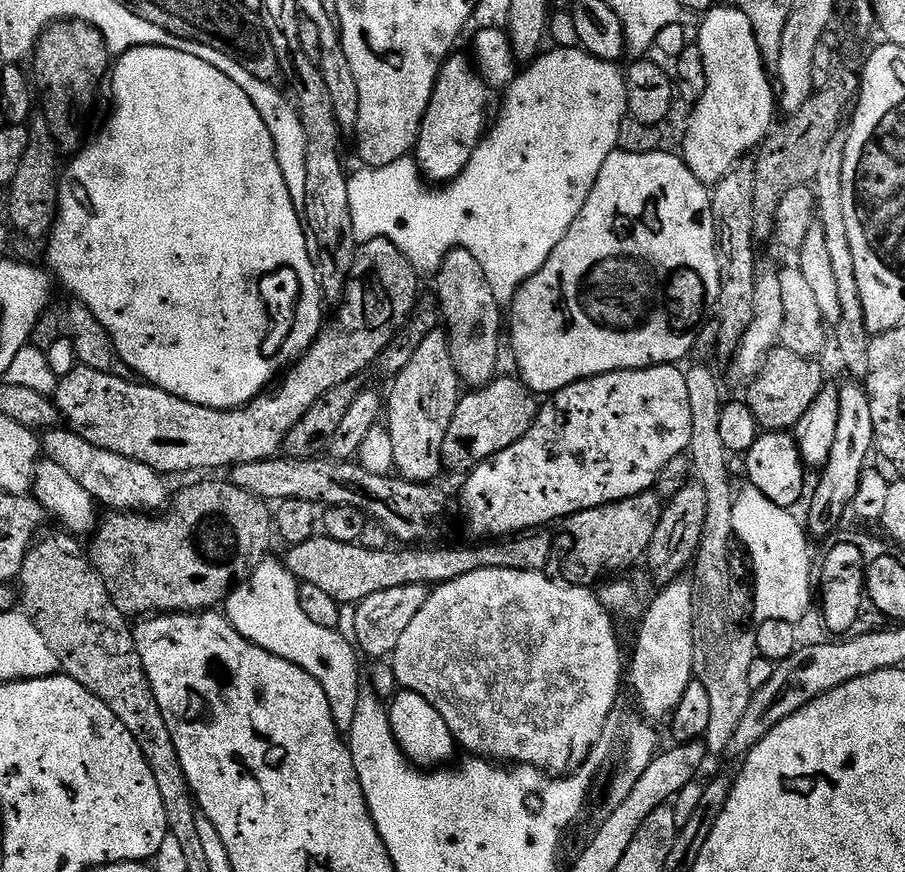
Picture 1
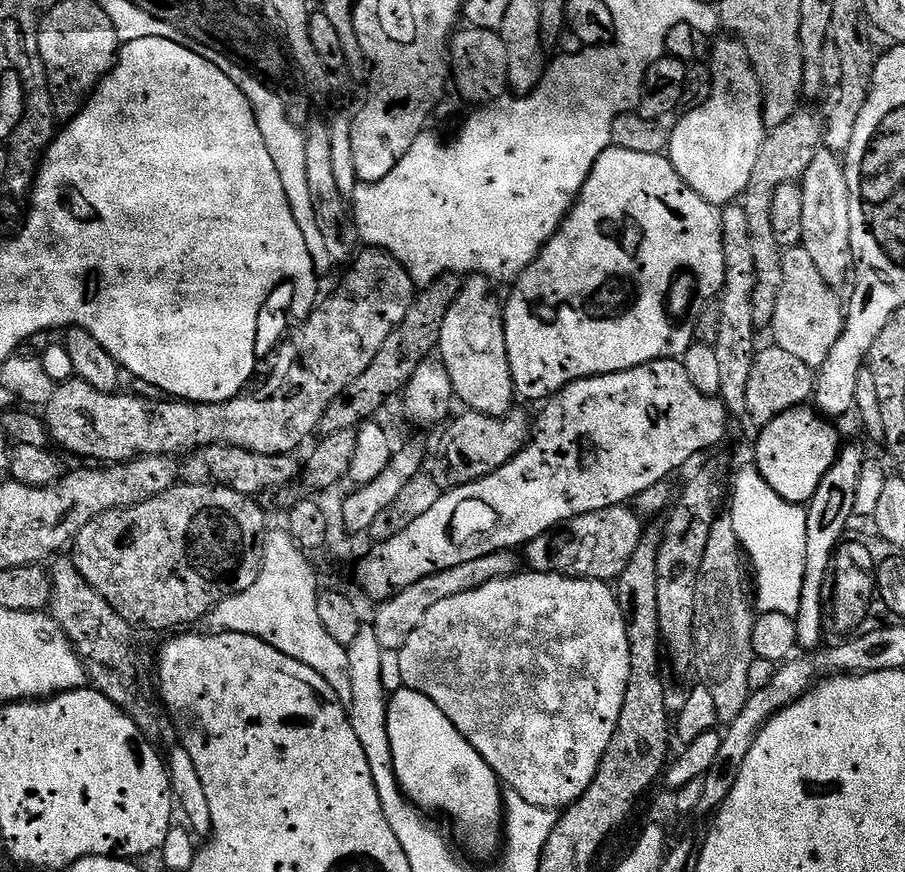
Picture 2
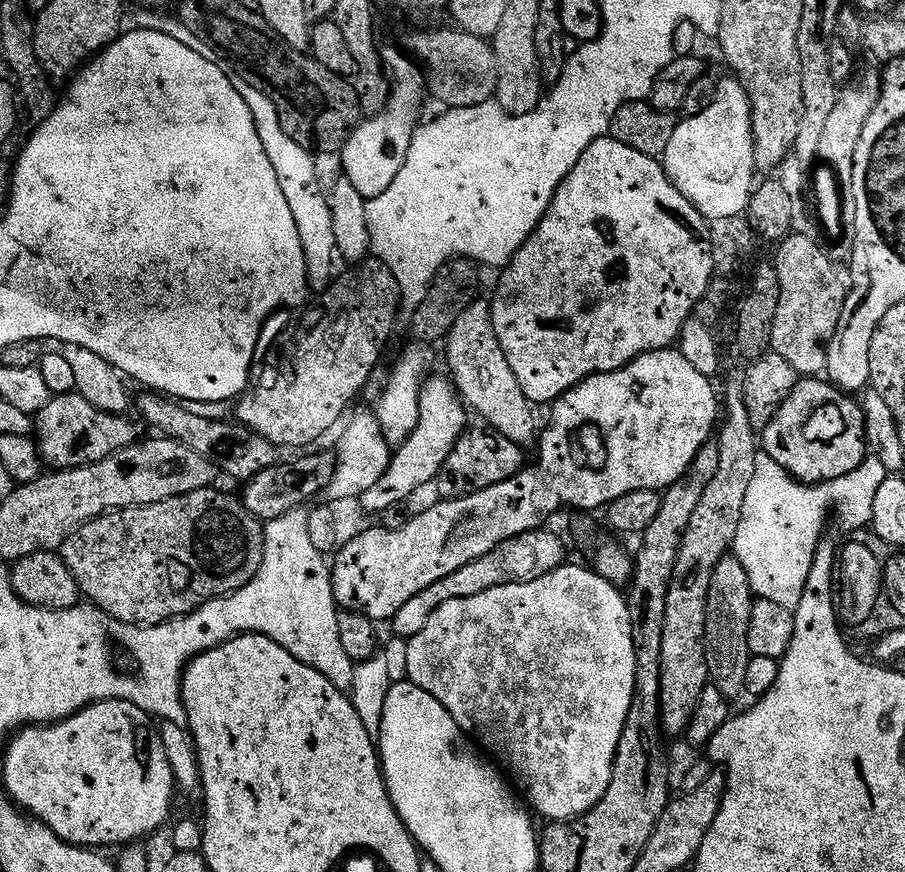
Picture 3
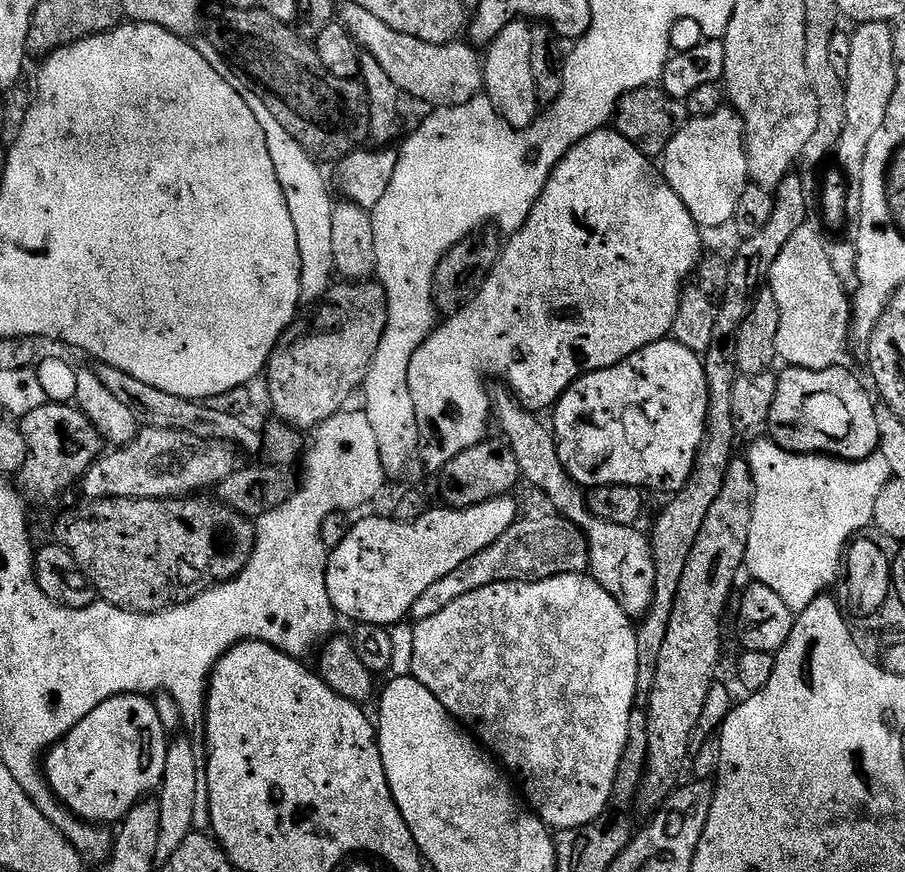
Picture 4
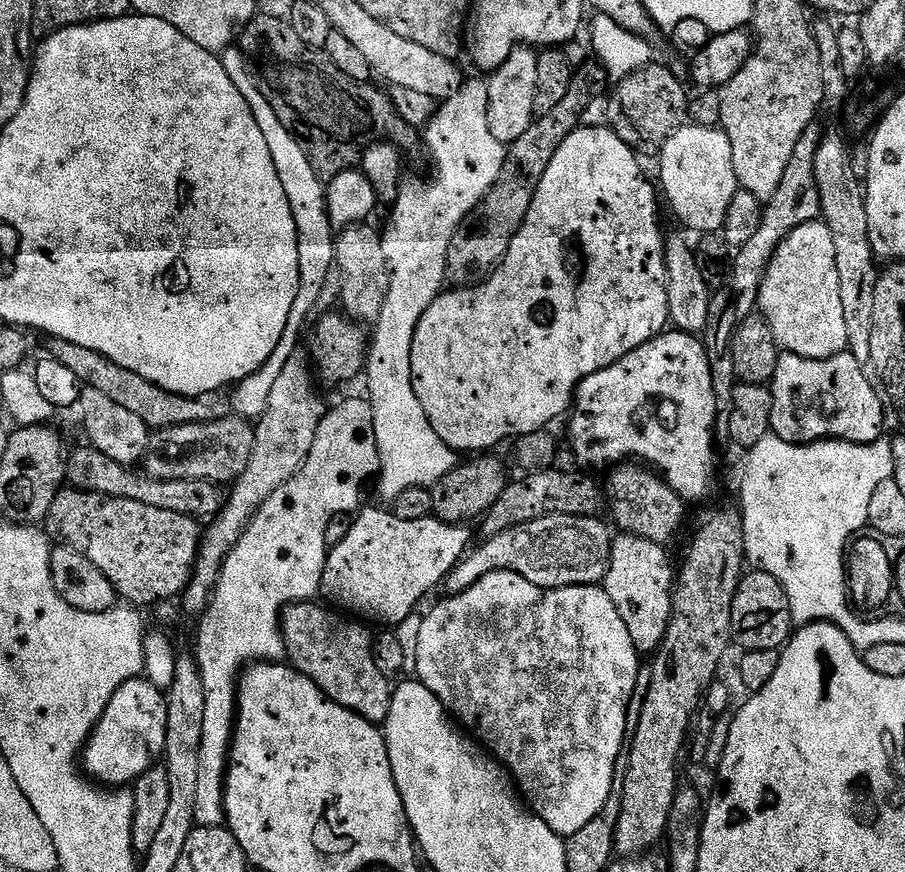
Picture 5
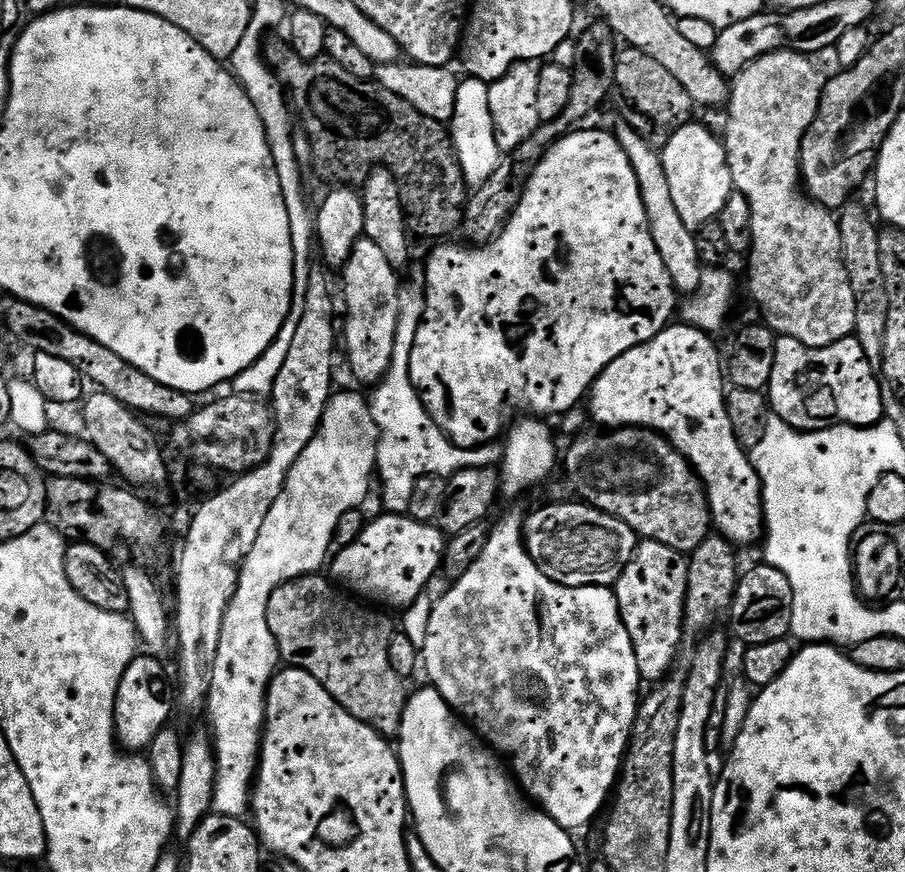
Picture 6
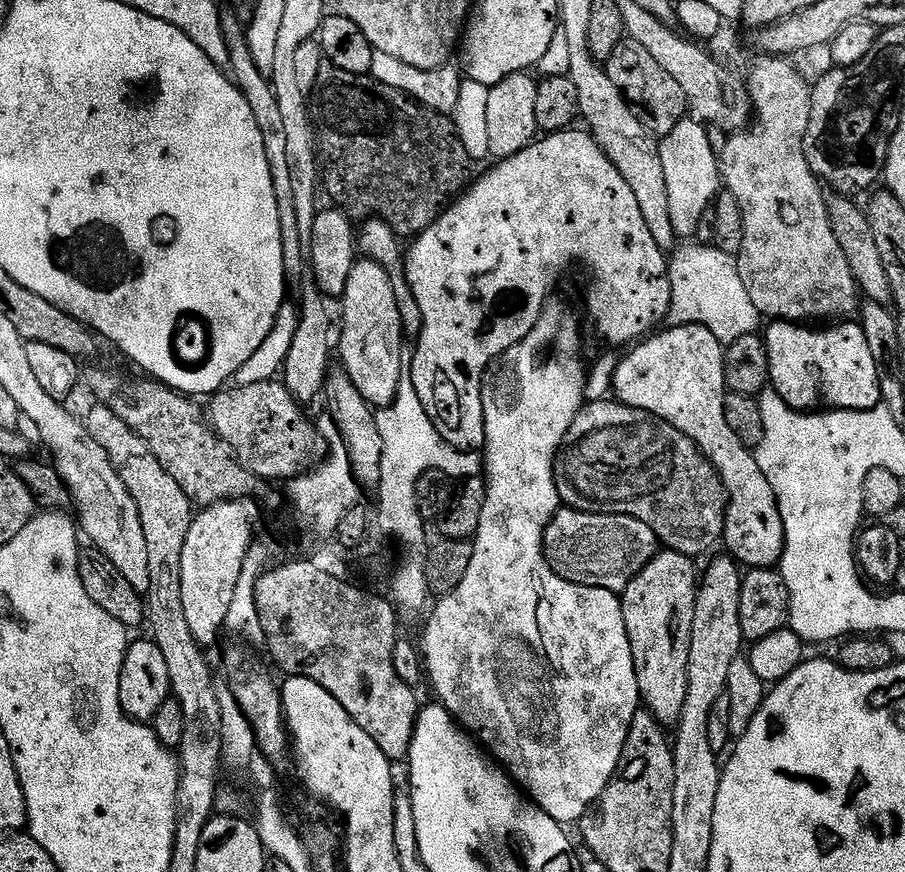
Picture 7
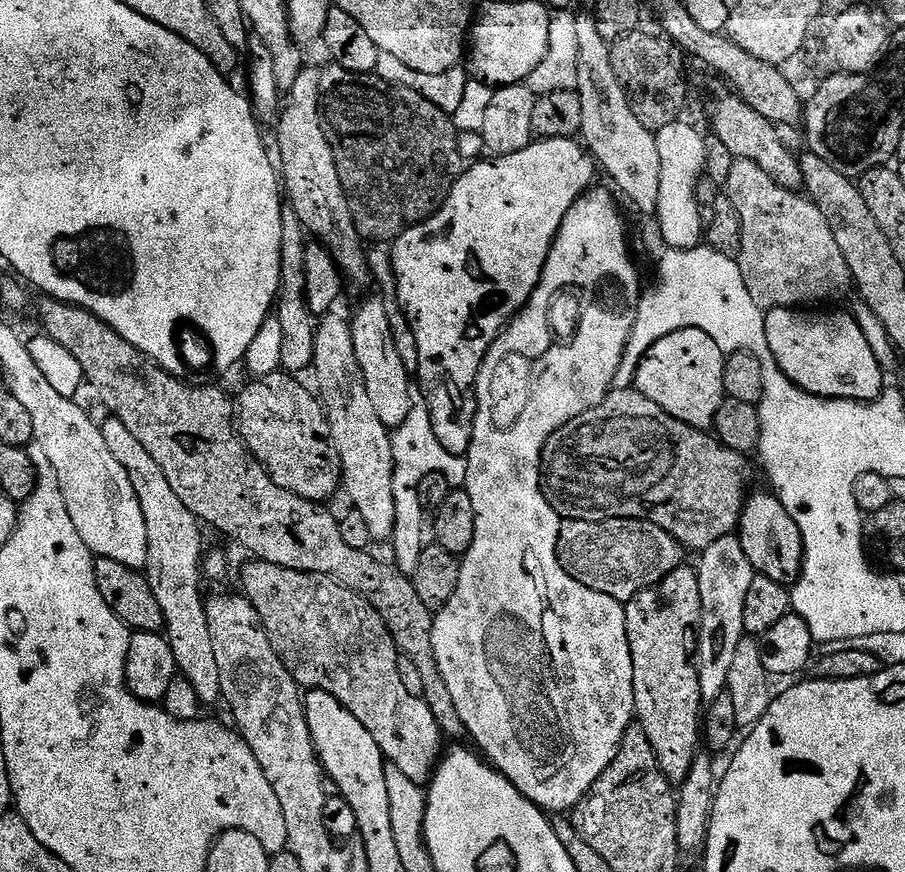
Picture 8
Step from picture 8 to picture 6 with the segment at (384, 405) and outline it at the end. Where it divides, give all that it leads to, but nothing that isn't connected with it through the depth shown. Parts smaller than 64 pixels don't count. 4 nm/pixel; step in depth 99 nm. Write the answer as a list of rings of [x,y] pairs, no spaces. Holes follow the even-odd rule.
[[[362,238],[354,246],[350,258],[344,263],[344,304],[348,307],[348,317],[342,320],[342,340],[348,343],[348,364],[352,372],[364,384],[375,386],[384,379],[392,365],[394,342],[396,341],[396,323],[400,321],[400,279],[398,273],[391,268],[389,259],[382,254],[381,249],[374,242]]]

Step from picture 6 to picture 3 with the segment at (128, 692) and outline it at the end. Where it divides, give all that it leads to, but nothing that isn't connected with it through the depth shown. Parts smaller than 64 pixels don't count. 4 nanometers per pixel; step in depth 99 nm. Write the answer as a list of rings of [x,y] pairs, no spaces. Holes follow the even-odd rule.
[[[99,700],[57,723],[21,728],[8,746],[4,756],[7,799],[73,846],[100,850],[103,844],[140,842],[143,836],[158,831],[172,812],[172,790],[177,785],[162,738],[153,717],[130,702]]]

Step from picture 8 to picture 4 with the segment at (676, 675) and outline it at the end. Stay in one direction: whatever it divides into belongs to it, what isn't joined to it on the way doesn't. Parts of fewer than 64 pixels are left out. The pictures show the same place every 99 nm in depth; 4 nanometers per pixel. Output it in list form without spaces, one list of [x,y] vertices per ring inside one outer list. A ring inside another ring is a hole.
[[[511,391],[496,392],[490,396],[490,412],[494,417],[494,424],[500,427],[503,439],[511,448],[514,458],[518,458],[518,470],[521,477],[525,481],[529,480],[550,503],[553,504],[555,511],[563,516],[565,520],[569,520],[574,526],[578,526],[584,537],[588,539],[588,572],[591,579],[595,583],[602,586],[602,590],[606,590],[606,594],[610,594],[610,598],[614,598],[614,602],[618,602],[618,606],[622,606],[622,610],[633,618],[639,618],[650,610],[650,602],[654,598],[654,558],[652,557],[652,545],[649,537],[644,536],[636,526],[614,526],[614,522],[606,522],[602,518],[598,518],[588,509],[586,492],[579,484],[575,484],[564,471],[560,455],[556,449],[556,437],[551,427],[540,425],[540,420],[535,411],[529,410],[521,404]]]

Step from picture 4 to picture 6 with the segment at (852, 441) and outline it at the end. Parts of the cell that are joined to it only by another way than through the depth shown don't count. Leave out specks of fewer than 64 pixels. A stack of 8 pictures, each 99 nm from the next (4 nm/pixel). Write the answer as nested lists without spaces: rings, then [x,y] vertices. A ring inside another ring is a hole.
[[[855,335],[821,348],[802,346],[798,338],[777,336],[774,346],[774,374],[770,374],[766,389],[771,415],[782,418],[782,422],[800,432],[818,432],[834,424],[849,424],[855,428],[868,428],[872,424],[879,424],[885,419],[880,389],[882,380],[877,369],[876,372],[872,369],[872,364],[873,361],[866,354],[866,350],[862,350]]]

